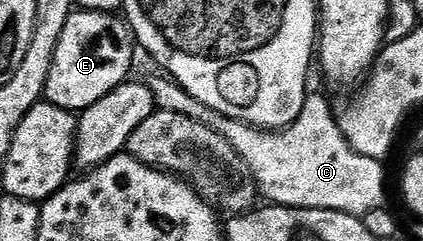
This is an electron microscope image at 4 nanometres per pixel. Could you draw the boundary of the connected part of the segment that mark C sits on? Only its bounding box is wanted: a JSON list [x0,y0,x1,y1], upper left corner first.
[144,76,385,217]

